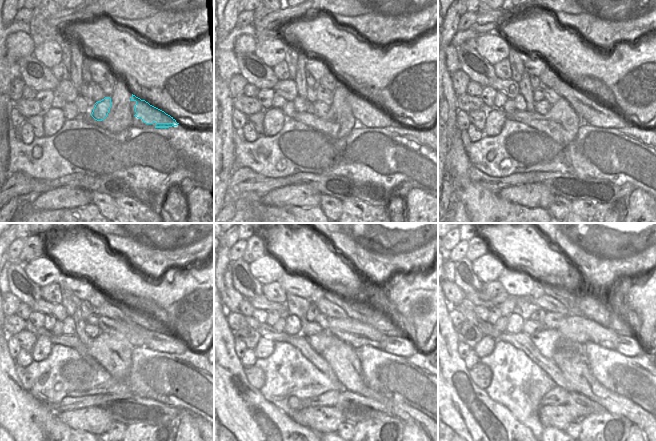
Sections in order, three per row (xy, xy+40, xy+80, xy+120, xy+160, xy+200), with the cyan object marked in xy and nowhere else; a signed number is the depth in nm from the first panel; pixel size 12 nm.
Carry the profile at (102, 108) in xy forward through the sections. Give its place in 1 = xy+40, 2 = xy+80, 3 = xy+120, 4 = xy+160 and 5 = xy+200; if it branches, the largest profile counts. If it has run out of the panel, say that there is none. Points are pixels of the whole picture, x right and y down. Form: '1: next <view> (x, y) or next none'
1: next xy+40 (319, 108)
2: next xy+80 (542, 107)
3: next xy+120 (93, 331)
4: next xy+160 (311, 328)
5: next xy+200 (530, 327)

